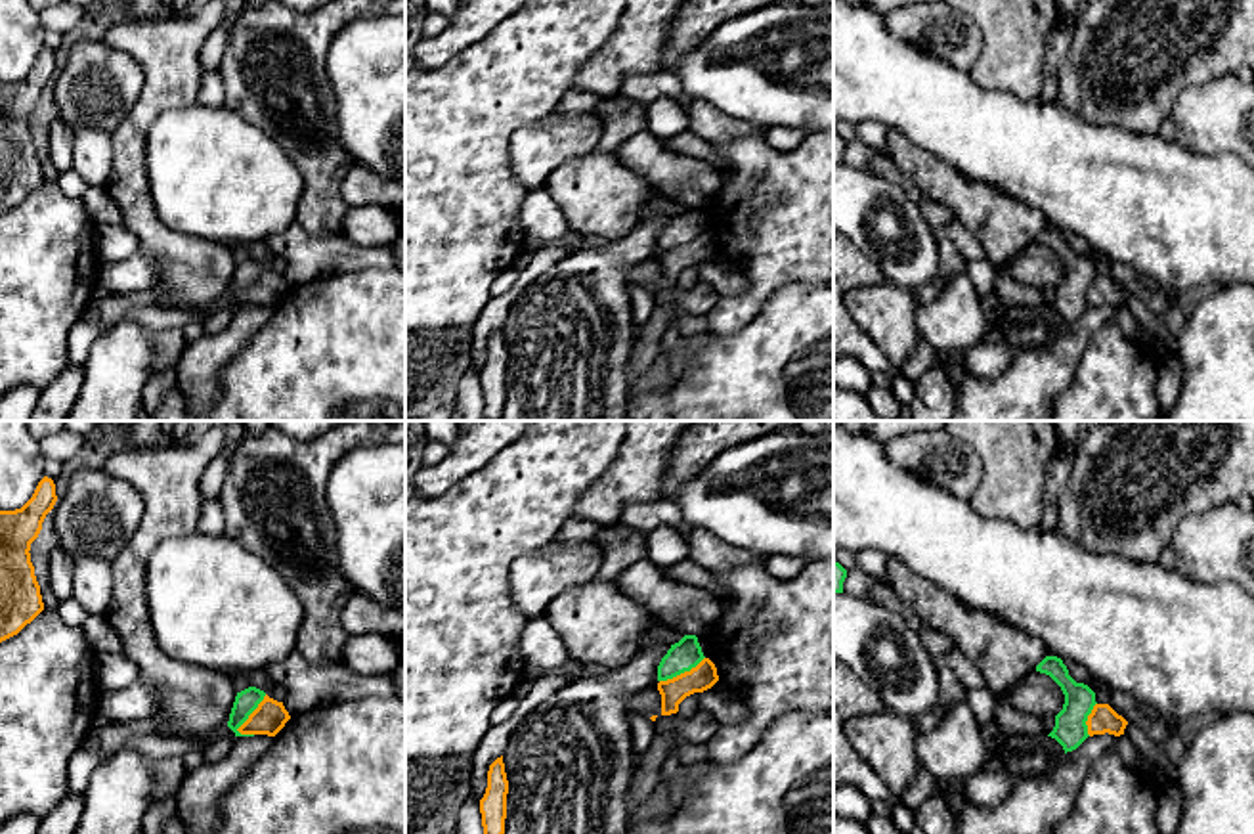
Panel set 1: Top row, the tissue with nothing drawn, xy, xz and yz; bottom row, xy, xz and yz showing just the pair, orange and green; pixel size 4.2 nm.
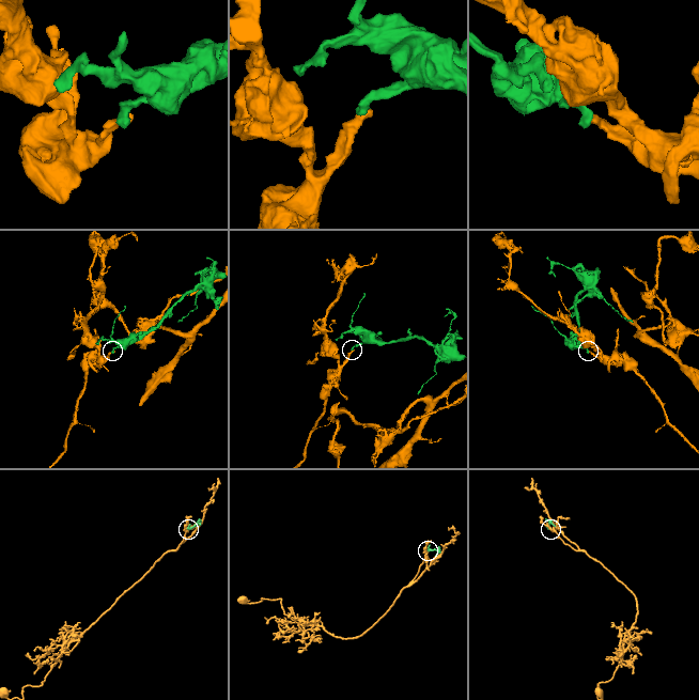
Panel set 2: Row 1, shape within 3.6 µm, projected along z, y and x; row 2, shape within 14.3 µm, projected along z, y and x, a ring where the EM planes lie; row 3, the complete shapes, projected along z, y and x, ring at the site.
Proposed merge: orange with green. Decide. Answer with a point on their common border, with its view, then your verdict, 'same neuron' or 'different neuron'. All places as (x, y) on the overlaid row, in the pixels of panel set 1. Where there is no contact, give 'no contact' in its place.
meets orange in xy at (249, 716); different neuron

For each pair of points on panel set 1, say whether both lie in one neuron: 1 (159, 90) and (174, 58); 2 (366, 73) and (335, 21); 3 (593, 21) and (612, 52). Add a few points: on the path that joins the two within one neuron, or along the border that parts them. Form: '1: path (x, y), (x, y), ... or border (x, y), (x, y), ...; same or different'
1: path (167, 83), (172, 77), (172, 65); same
2: border (354, 20), (333, 41), (327, 52), (327, 73); different
3: border (618, 20), (610, 37), (576, 75); different

